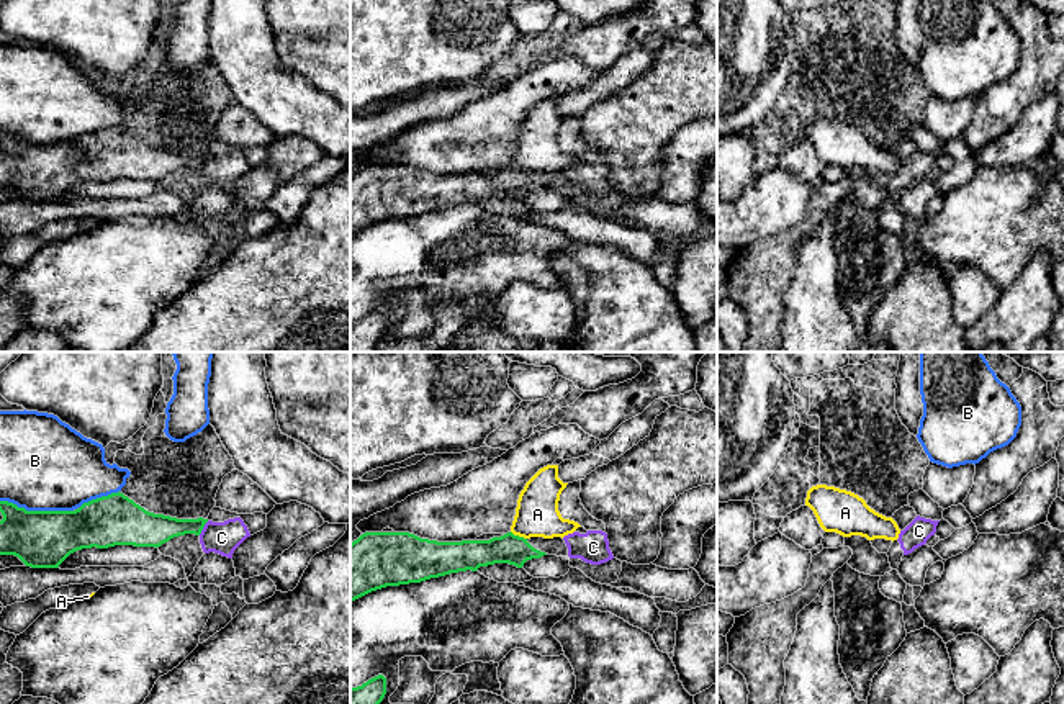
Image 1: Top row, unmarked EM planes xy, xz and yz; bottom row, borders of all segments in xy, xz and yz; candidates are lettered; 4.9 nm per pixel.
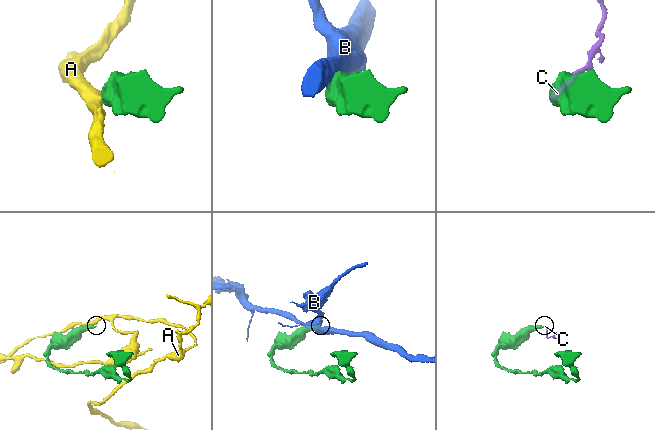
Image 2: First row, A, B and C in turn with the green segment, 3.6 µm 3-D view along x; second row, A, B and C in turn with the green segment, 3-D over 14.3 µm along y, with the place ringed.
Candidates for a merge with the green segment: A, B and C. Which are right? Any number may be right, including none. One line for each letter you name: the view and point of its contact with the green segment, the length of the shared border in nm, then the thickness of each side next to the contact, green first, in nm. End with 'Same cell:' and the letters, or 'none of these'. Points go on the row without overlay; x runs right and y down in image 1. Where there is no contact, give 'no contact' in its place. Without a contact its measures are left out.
Same cell: none of these

